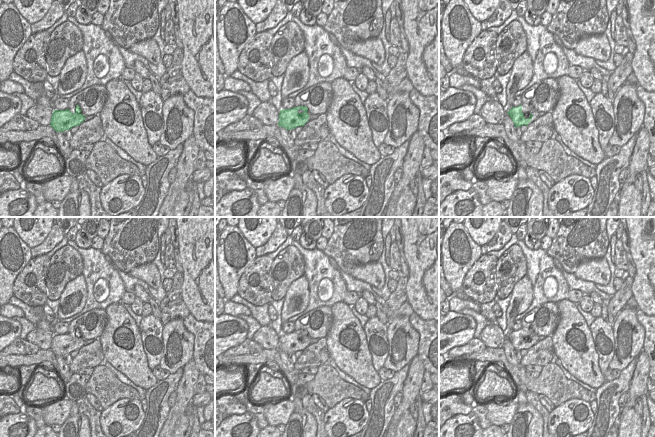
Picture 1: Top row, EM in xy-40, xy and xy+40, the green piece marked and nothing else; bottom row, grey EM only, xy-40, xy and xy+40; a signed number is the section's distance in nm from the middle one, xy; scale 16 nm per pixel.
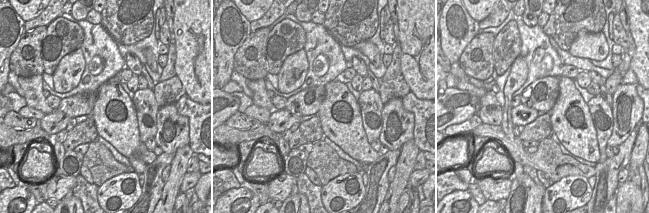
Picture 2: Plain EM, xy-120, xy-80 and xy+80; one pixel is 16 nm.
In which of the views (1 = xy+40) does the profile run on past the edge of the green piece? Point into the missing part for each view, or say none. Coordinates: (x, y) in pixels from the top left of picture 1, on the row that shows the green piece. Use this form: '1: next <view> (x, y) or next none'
1: next xy+40 (526, 110)

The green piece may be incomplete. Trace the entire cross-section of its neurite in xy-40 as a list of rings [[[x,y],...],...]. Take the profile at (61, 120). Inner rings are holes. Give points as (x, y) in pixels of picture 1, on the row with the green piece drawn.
[[[76,105],[75,112],[72,113],[69,109],[54,110],[51,117],[50,126],[56,132],[64,132],[70,130],[72,127],[79,126],[85,120],[84,115],[81,114],[79,105]]]

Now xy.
[[[306,106],[293,107],[291,109],[282,109],[279,113],[278,126],[287,130],[304,126],[311,120],[311,114]]]

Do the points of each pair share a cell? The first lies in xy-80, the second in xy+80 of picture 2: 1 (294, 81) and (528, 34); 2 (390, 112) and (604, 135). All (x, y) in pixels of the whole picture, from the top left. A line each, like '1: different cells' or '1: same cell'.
1: different cells
2: different cells

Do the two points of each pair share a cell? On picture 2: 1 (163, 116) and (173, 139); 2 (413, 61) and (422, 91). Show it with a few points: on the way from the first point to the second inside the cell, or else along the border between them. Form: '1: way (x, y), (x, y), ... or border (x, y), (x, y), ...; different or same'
1: way (165, 122), (172, 129), (173, 133); same
2: way (418, 68), (422, 84); same

